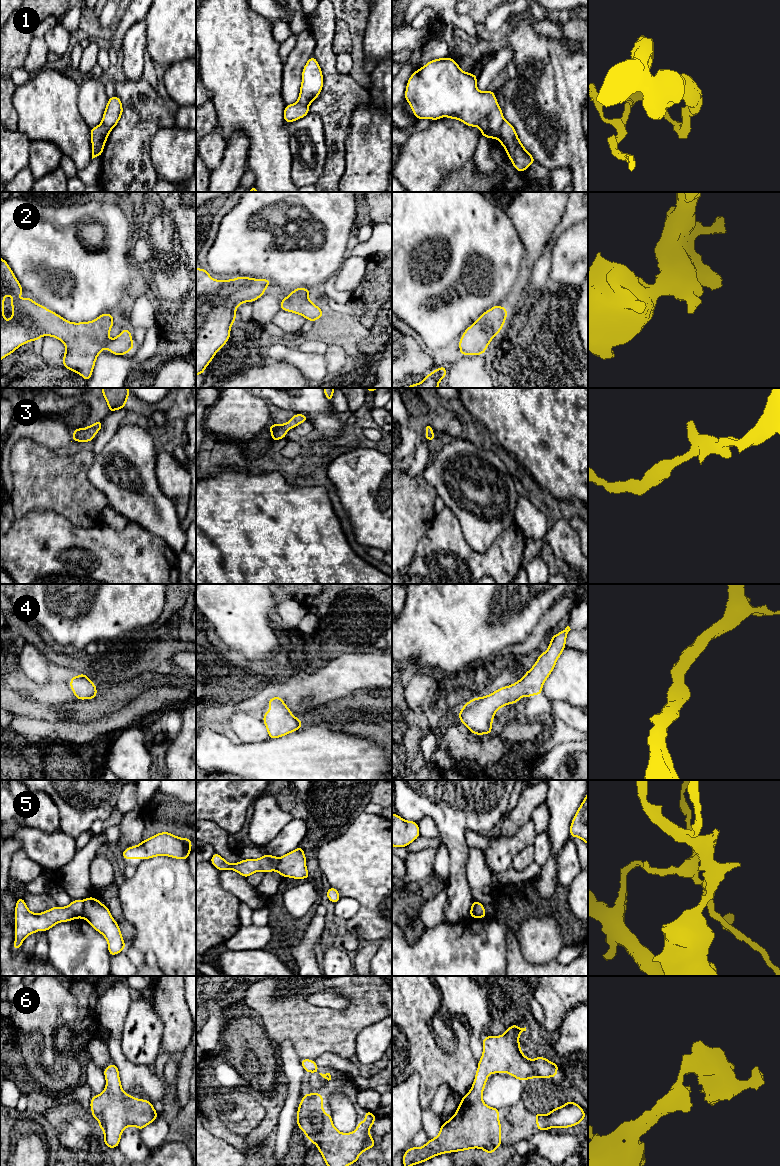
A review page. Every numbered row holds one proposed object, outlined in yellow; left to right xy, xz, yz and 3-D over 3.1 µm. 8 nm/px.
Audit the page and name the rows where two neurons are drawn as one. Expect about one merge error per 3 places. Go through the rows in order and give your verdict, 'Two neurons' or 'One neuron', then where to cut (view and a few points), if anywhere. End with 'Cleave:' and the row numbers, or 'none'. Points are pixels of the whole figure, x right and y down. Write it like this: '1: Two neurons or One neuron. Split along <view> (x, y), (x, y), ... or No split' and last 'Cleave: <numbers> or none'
1: Two neurons. Split along yz (504, 119), (496, 137)
2: One neuron. No split
3: One neuron. No split
4: One neuron. No split
5: Two neurons. Split along xy (82, 900), (83, 917)
6: One neuron. No split
Cleave: 1, 5

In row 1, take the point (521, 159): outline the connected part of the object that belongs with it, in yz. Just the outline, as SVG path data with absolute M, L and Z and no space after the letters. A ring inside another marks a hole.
M504 120L503 125L499 129L497 139L505 148L509 159L517 171L524 172L533 162L536 162L534 157L522 145L515 128L508 121Z

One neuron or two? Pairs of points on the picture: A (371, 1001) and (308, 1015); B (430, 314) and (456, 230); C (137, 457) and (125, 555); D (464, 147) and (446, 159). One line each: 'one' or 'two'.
A: one
B: one
C: two
D: one

